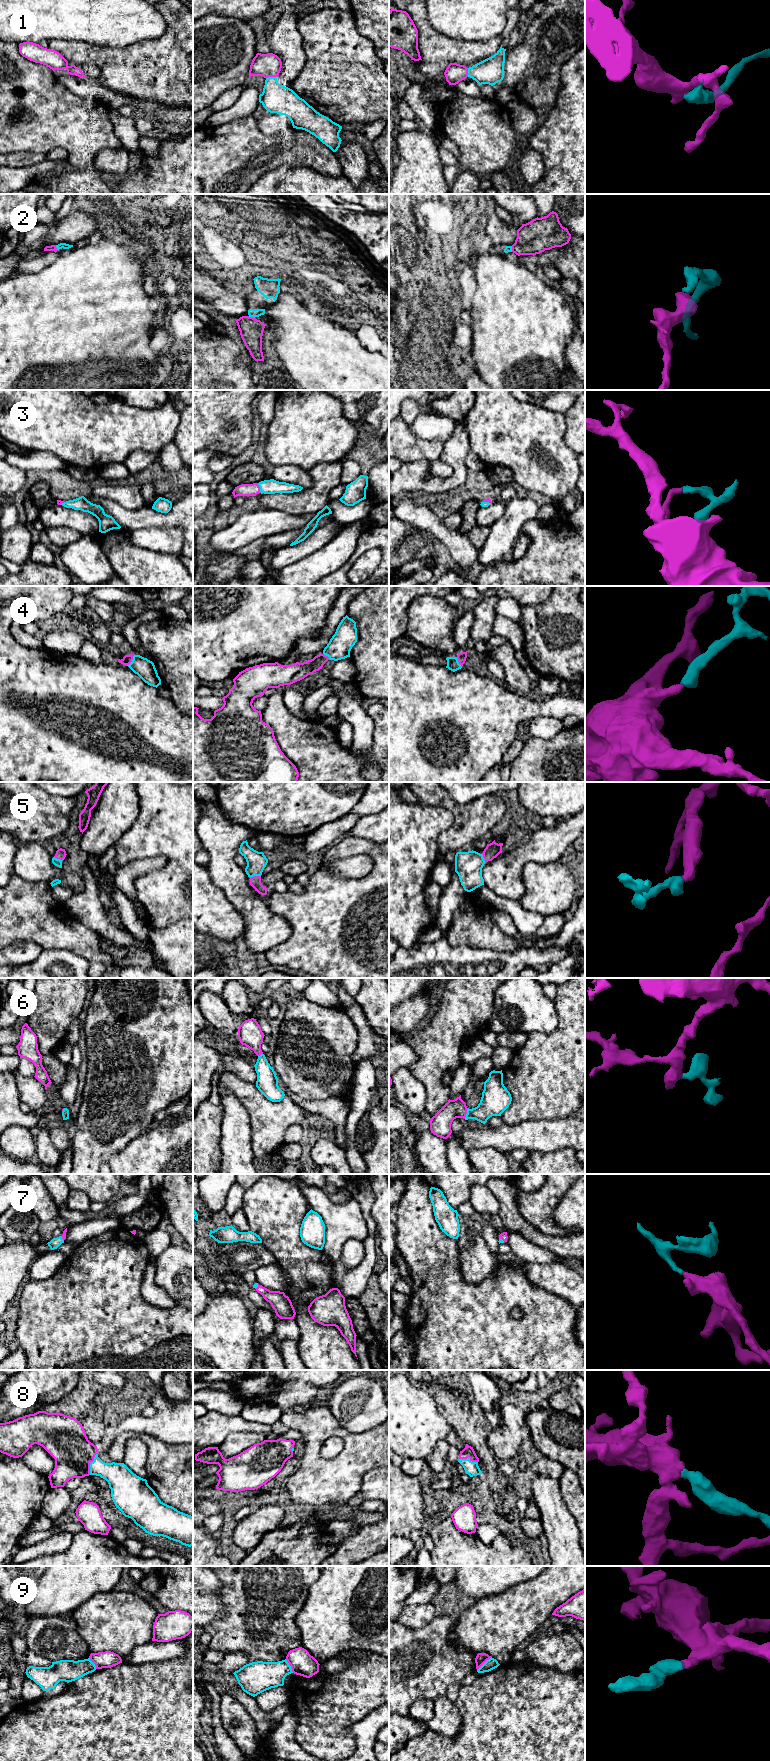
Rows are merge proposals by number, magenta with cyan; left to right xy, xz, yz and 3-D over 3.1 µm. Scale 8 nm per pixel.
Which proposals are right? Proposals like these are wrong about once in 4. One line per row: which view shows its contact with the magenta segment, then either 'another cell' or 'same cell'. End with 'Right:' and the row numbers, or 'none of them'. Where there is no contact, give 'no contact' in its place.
1: contact in xz; same cell
2: contact in xz; same cell
3: contact in xz; same cell
4: contact in xy; same cell
5: contact in xz; same cell
6: contact in yz; same cell
7: contact in yz; same cell
8: contact in xy; same cell
9: contact in yz; another cell
Right: 1, 2, 3, 4, 5, 6, 7, 8

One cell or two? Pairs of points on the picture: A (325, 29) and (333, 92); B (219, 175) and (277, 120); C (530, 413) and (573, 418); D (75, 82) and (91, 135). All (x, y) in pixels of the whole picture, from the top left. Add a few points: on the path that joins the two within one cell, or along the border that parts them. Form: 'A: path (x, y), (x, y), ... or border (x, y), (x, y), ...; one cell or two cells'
A: path (333, 45), (333, 76); one cell
B: border (257, 120), (259, 129), (268, 135), (287, 130); two cells
C: border (566, 414), (564, 440); two cells
D: border (59, 83), (77, 95), (92, 97), (101, 103); two cells

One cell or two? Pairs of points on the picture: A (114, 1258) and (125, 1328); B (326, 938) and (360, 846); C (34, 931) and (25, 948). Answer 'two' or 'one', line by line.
A: one
B: one
C: two

